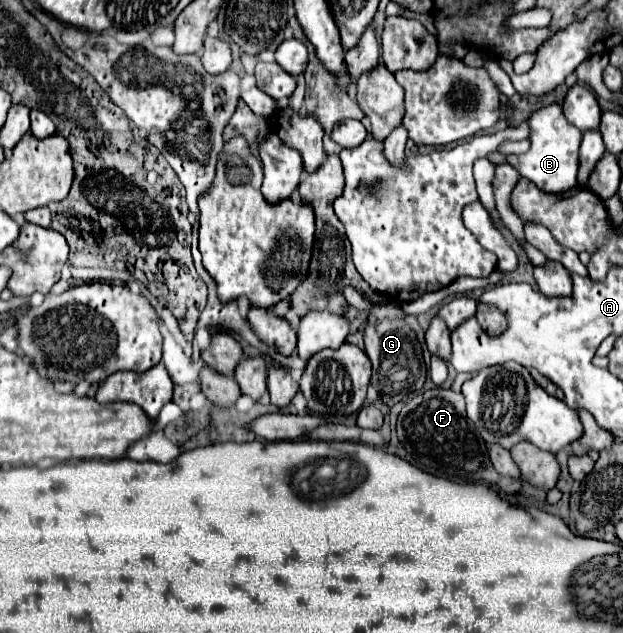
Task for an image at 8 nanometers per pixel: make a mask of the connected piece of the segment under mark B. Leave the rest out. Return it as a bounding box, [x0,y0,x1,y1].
[507,104,583,194]

